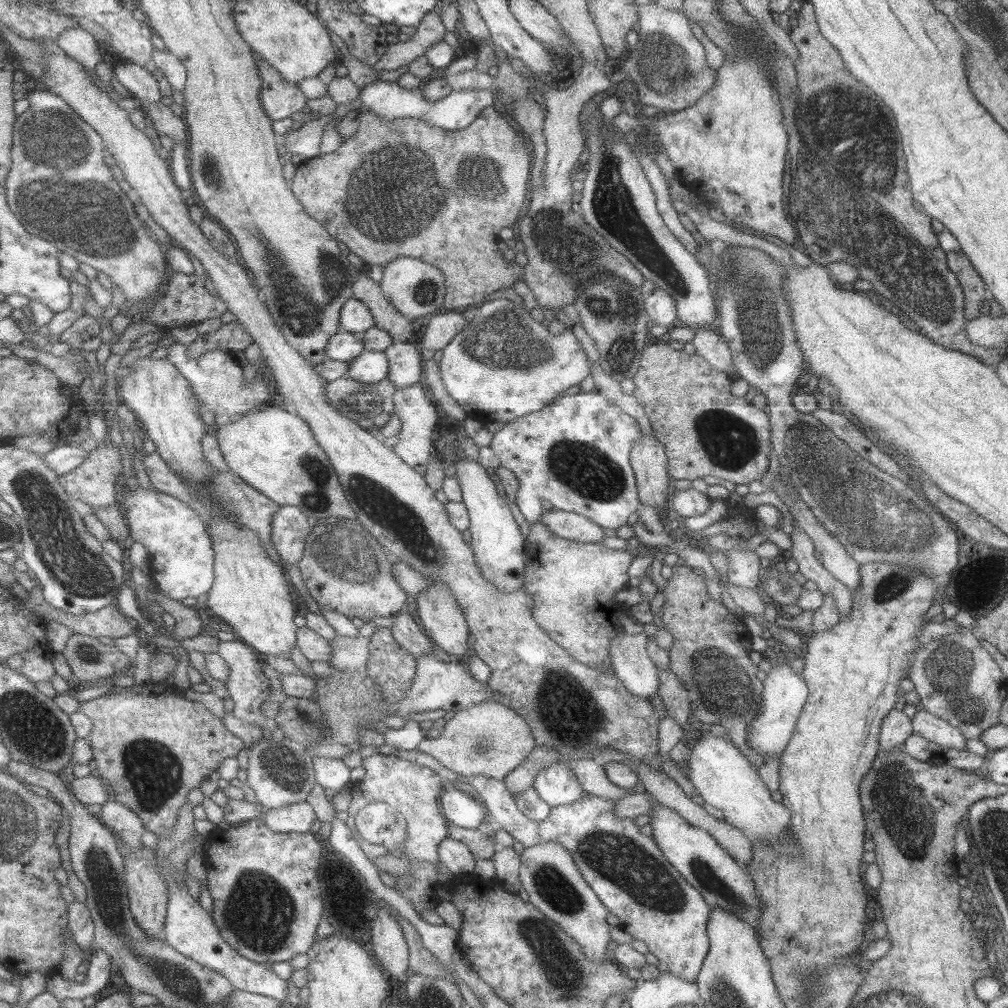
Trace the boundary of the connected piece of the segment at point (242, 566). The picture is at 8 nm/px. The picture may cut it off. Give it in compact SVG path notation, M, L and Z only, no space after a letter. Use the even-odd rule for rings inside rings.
M215 518L213 523L207 524L210 536L214 543L216 553L215 575L216 582L213 589L207 595L207 605L212 614L228 623L234 630L239 640L253 646L262 656L280 656L288 658L293 648L298 648L297 630L299 626L295 623L298 611L301 608L295 601L296 592L285 576L281 574L279 563L272 562L267 555L266 549L262 546L261 540L256 533L248 529L241 529L236 522L237 518Z

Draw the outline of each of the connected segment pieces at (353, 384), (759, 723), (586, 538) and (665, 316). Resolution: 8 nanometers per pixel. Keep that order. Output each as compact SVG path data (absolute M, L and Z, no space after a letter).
M347 376L329 382L325 393L329 395L329 403L337 407L341 413L356 421L366 418L375 418L383 412L383 397L377 391L376 383L362 383Z
M784 659L784 661L786 664L779 664L772 660L772 669L762 681L761 712L749 724L749 728L745 728L747 729L745 734L747 745L763 757L763 763L769 757L775 757L783 752L807 698L807 687L803 678L791 670L787 660Z
M553 508L545 511L540 520L546 526L551 527L560 538L584 544L602 543L605 538L601 526L577 513Z
M643 280L640 287L647 316L656 326L665 326L668 330L682 326L676 314L675 300L661 288L655 288L649 280Z

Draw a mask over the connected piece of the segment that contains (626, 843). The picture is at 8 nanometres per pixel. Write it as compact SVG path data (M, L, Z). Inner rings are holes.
M481 775L467 777L467 782L483 796L483 801L488 806L497 827L513 836L515 840L523 844L524 848L547 843L547 841L563 843L573 853L581 877L585 878L589 887L597 894L597 898L608 907L609 912L617 916L619 928L633 939L644 942L649 953L653 954L659 963L667 965L667 972L687 982L695 980L703 958L709 950L705 924L709 918L710 906L700 892L689 885L681 873L677 872L675 867L665 859L665 855L655 845L653 837L641 834L634 818L618 818L614 814L615 799L602 799L597 795L581 797L569 805L554 808L549 819L537 822L521 812L513 793L507 789L505 781Z

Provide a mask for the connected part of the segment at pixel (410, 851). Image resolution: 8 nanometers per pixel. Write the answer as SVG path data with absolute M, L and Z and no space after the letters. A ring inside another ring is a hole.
M379 752L363 757L362 764L365 769L365 777L362 781L351 786L353 802L351 808L347 811L349 818L346 822L367 856L373 863L377 864L377 858L384 857L390 851L382 845L373 845L362 837L356 826L356 815L368 804L385 802L399 810L408 823L407 838L405 838L405 844L401 846L401 854L399 855L419 859L419 861L429 861L433 864L440 862L439 844L445 838L450 837L449 825L447 825L449 820L444 815L440 802L443 792L447 790L441 775L436 770L418 762L397 755L385 756L385 754Z

